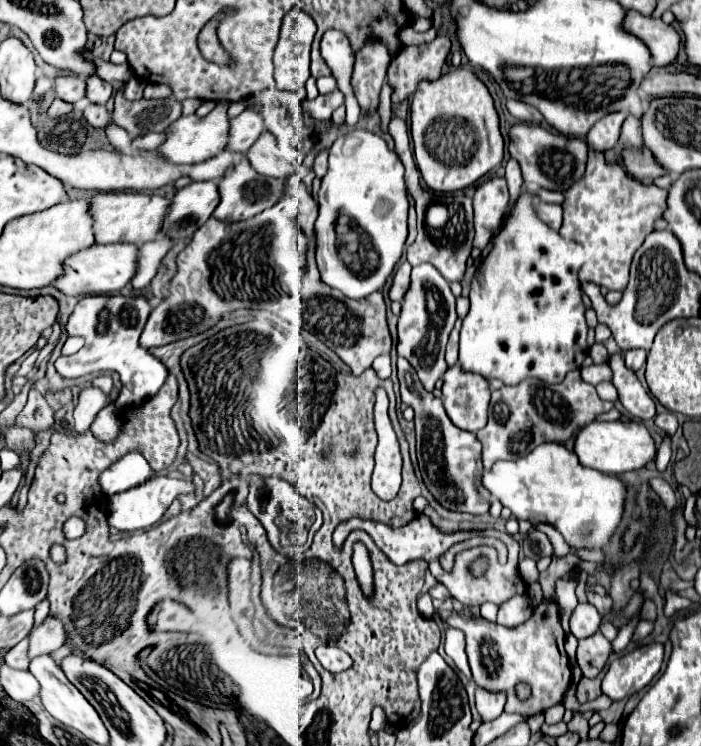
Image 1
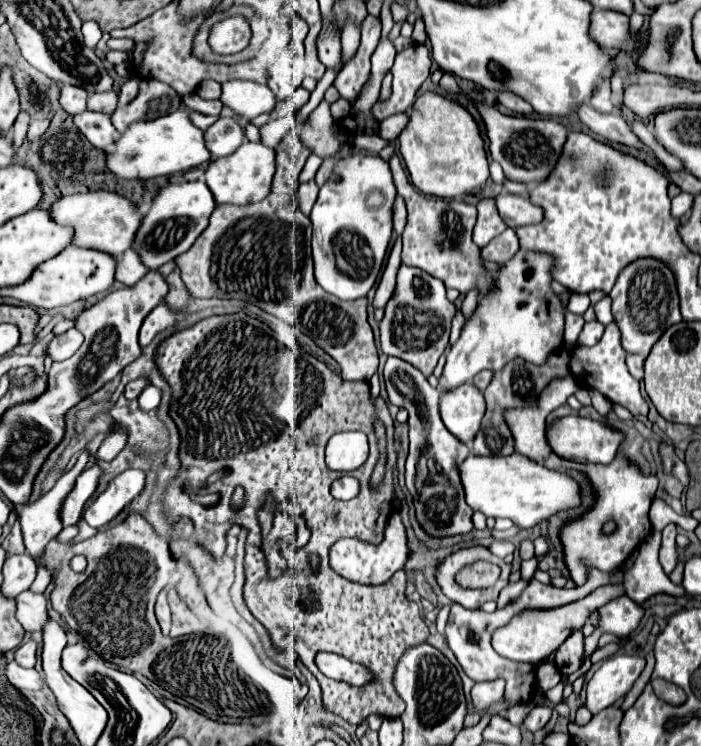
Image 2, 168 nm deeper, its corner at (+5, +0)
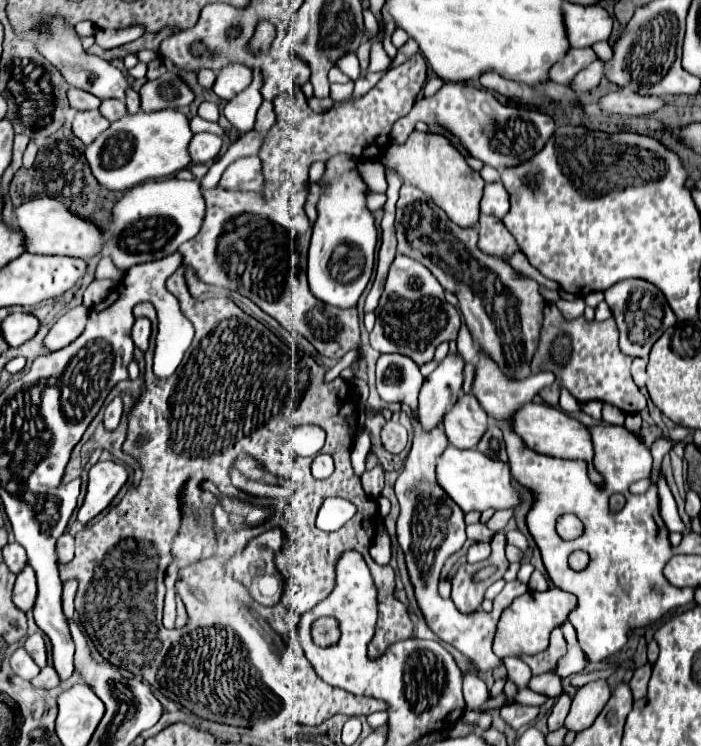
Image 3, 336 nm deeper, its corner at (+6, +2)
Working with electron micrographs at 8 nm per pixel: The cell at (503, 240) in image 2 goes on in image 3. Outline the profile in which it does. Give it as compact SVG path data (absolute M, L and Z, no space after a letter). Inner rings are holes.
M514 252L512 256L506 258L506 262L508 262L514 270L518 270L518 272L522 272L522 274L526 274L526 276L532 276L538 284L543 285L547 289L558 290L560 288L555 281L545 278L540 272L538 272L538 270L536 270L536 268L532 268L522 252Z

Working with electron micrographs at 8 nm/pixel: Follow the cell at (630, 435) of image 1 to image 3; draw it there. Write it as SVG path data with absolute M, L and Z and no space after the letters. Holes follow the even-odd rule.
M532 402L530 406L526 404L522 410L514 414L514 430L522 436L526 446L530 446L540 454L548 454L564 460L584 460L584 462L592 462L594 458L594 444L588 426L584 426L580 420L564 414L554 406L536 404L536 402Z

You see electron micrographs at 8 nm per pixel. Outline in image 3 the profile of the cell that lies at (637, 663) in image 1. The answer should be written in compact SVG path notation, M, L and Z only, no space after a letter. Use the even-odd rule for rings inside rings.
M594 680L588 682L586 686L582 686L576 696L572 698L572 706L566 718L566 728L568 730L586 730L588 726L592 726L592 722L596 720L596 716L602 712L602 708L606 706L606 702L610 700L610 686L608 680Z

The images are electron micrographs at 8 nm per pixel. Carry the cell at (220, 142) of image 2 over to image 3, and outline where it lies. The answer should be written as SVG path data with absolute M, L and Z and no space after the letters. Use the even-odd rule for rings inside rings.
M200 132L200 134L194 134L188 150L190 150L190 158L192 162L210 162L218 156L220 148L224 144L224 138L218 136L218 134L210 134L210 132Z

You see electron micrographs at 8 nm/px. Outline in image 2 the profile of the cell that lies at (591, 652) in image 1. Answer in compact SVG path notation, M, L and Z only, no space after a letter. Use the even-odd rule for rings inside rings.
M577 630L577 632L571 632L571 636L555 652L555 664L557 664L559 672L561 674L577 672L581 654L583 654L583 634L581 634L581 630Z

